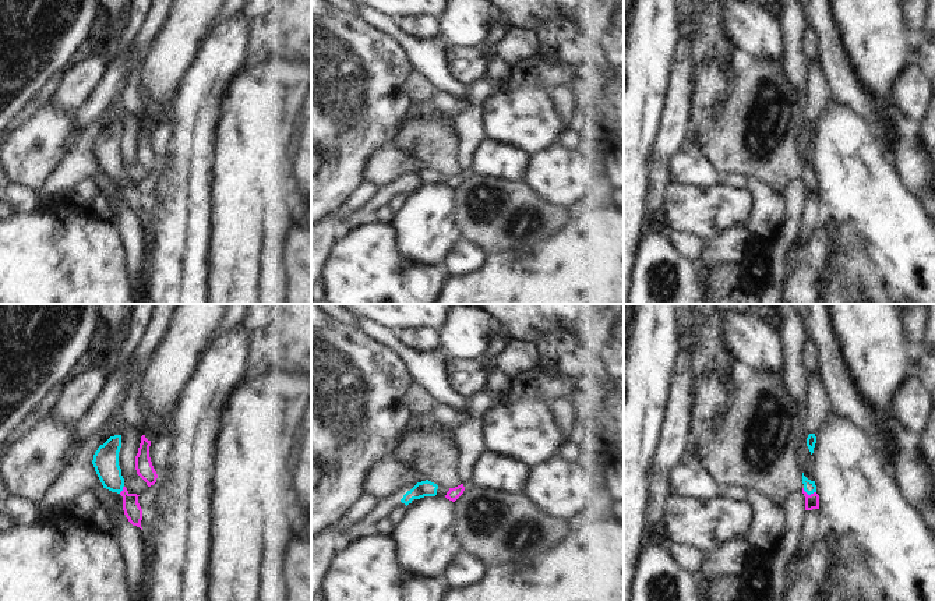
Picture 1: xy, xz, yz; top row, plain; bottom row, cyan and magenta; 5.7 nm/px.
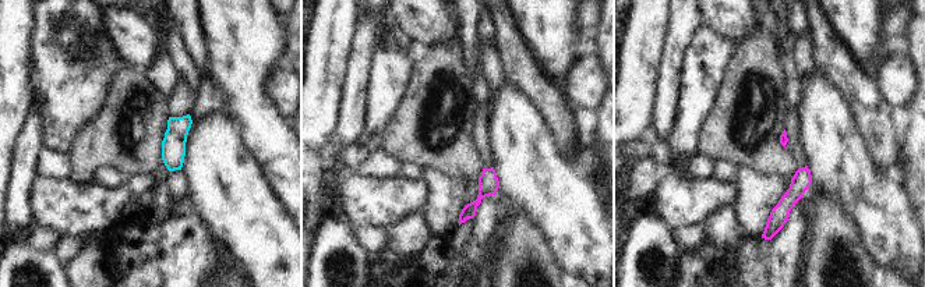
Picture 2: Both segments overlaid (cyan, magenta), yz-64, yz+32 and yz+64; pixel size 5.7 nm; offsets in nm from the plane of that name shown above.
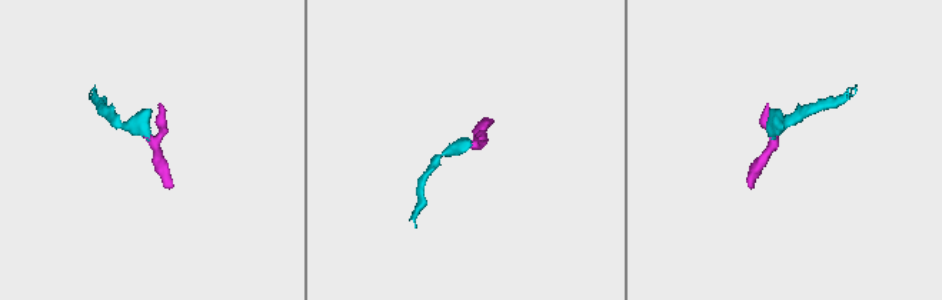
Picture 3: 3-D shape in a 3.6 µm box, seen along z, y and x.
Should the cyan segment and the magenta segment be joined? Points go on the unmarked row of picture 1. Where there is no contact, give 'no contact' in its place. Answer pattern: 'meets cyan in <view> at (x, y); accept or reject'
meets cyan in yz at (810, 181); accept

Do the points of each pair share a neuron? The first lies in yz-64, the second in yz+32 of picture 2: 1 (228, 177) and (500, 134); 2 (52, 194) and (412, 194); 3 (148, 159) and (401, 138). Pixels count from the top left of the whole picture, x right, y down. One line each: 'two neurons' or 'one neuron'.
1: one neuron
2: one neuron
3: one neuron

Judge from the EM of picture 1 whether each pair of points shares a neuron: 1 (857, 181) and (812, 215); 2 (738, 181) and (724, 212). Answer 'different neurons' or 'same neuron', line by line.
1: different neurons
2: different neurons

